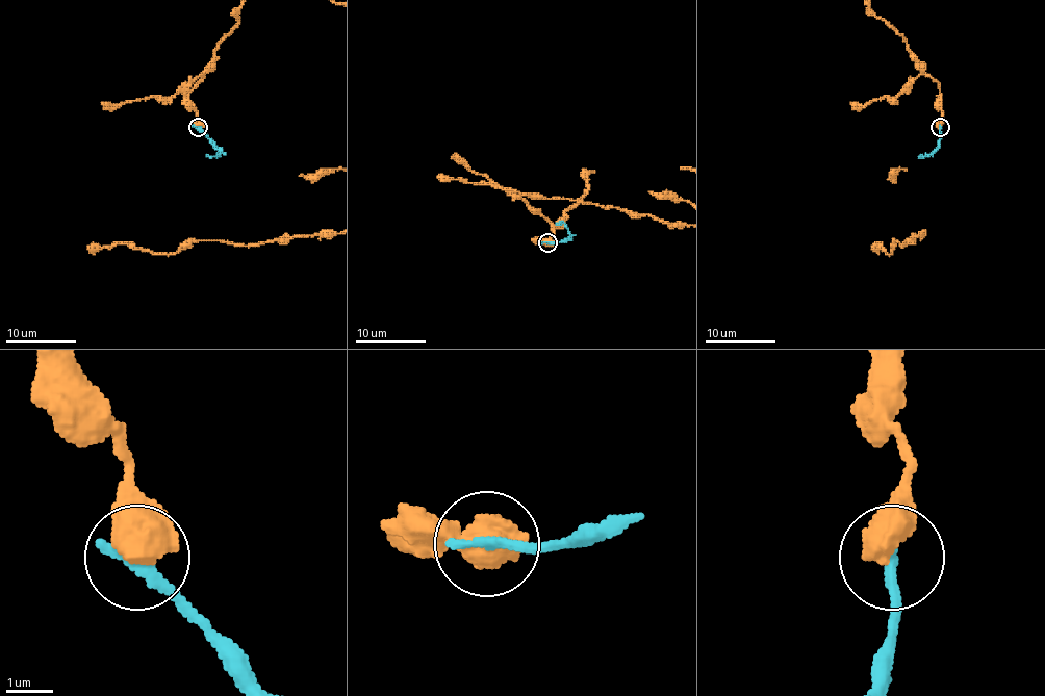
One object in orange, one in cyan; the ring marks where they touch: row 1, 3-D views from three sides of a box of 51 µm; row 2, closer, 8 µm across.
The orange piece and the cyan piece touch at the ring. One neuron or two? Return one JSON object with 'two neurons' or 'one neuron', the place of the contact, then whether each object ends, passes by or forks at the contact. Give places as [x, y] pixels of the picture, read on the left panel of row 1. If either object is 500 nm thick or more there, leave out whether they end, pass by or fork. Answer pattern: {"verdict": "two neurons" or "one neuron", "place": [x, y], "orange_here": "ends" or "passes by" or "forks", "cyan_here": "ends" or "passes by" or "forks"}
{"verdict": "two neurons", "place": [198, 127]}

